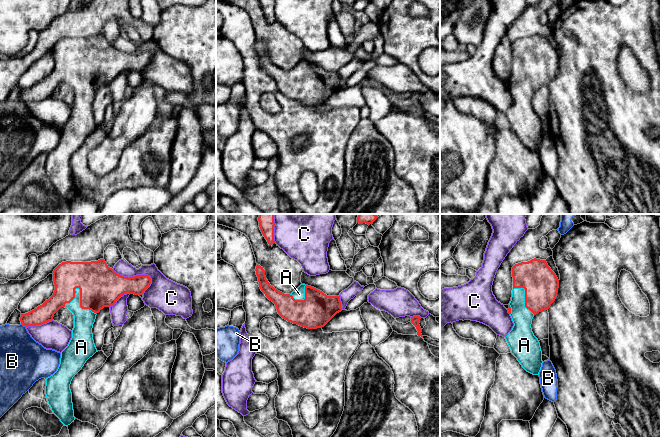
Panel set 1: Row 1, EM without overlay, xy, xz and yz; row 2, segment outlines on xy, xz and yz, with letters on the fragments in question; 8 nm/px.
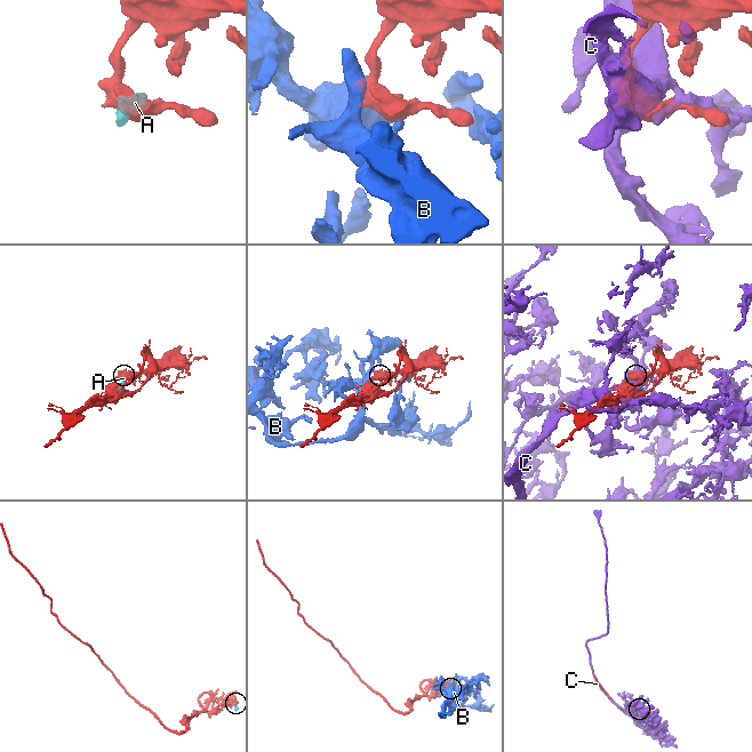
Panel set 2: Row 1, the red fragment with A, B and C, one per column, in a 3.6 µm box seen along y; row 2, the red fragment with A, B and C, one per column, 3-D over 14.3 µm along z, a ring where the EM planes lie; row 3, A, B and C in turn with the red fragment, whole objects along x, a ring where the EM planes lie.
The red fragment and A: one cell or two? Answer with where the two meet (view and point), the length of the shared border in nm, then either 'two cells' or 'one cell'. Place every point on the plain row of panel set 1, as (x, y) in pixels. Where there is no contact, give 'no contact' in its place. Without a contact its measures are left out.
contact xy (80, 80); length 280 nm; one cell

